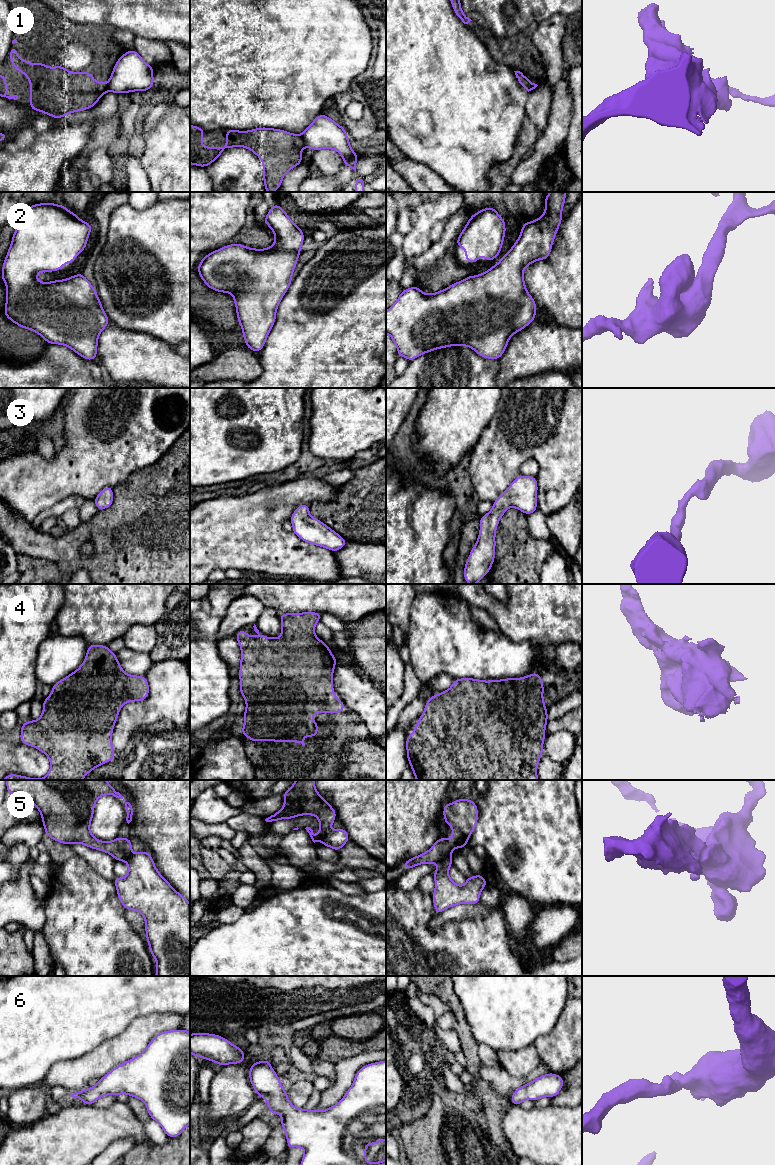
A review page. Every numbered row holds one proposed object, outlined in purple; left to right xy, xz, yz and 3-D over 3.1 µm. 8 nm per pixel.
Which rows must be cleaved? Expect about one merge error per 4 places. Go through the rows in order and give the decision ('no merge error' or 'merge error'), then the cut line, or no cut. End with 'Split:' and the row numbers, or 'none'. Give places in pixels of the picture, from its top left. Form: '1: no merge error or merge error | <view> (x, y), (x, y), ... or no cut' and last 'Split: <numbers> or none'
1: merge error | xz (300, 136), (305, 146)
2: no merge error | no cut
3: no merge error | no cut
4: no merge error | no cut
5: merge error | yz (450, 854), (439, 863)
6: no merge error | no cut
Split: 1, 5

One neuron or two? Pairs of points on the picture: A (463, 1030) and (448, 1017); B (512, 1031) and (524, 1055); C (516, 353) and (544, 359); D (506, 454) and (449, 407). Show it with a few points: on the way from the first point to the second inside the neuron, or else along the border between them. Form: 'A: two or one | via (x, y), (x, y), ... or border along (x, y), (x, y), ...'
A: two | border along (449, 1010), (453, 1015), (455, 1027)
B: two | border along (533, 1044), (515, 1050), (498, 1051)
C: one | via (523, 353), (537, 353)
D: two | border along (494, 414), (484, 429), (478, 443), (469, 454)

